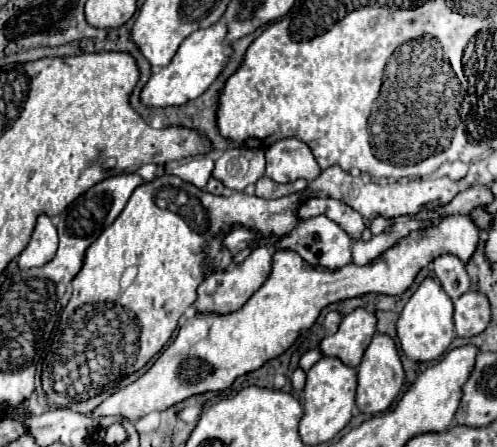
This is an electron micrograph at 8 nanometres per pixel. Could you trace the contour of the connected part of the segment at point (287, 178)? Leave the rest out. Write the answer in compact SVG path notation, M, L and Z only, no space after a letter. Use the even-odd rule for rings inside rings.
M297 138L275 142L265 152L265 160L265 176L269 176L273 182L293 182L297 178L305 178L307 182L311 182L321 174L321 168L315 162L309 146Z

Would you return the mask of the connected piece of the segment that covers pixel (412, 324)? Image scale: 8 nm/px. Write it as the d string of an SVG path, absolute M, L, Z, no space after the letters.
M425 278L413 296L407 300L405 308L397 320L397 338L403 354L415 362L431 362L437 360L455 338L453 330L453 302L441 288L441 284L433 278Z

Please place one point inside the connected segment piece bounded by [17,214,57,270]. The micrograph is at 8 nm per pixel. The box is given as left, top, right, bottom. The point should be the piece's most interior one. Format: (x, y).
(41, 248)

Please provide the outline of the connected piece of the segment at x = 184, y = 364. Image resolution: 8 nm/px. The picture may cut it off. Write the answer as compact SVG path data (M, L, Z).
M453 214L443 218L441 224L411 232L367 266L347 264L337 270L327 270L325 266L303 262L293 250L275 250L269 276L243 308L235 314L195 314L187 318L175 340L159 354L157 362L139 380L103 400L91 414L121 416L129 422L137 422L141 416L155 410L167 410L189 396L209 390L225 390L235 378L253 372L271 358L283 354L295 342L299 332L313 326L321 308L369 292L403 294L427 262L441 254L455 254L467 262L473 256L477 242L479 230L473 220L463 214Z

